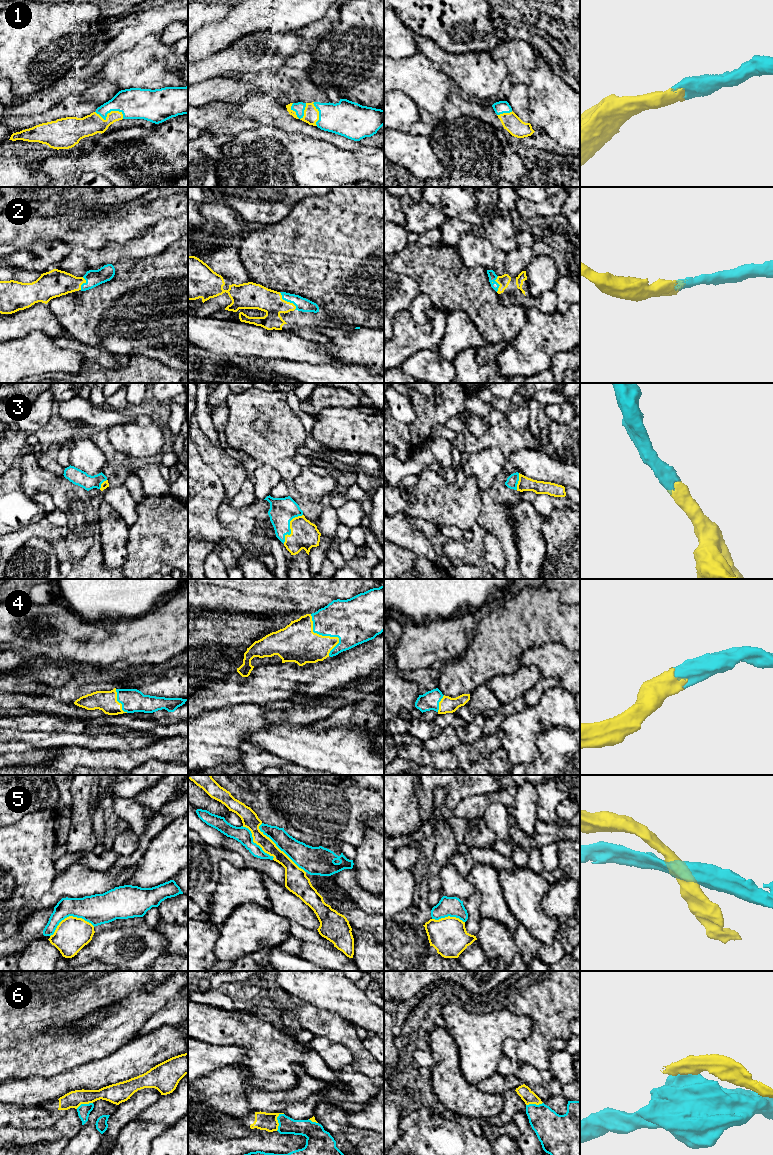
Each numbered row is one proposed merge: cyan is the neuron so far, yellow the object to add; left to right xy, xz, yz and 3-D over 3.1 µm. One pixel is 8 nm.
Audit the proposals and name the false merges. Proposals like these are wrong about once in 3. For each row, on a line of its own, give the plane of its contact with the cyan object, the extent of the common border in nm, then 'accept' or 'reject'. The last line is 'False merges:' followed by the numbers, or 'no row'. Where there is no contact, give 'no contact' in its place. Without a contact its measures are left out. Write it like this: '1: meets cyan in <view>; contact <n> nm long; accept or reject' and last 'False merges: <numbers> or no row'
1: meets cyan in xy; contact 240 nm long; accept
2: meets cyan in xz; contact 190 nm long; accept
3: meets cyan in xz; contact 280 nm long; accept
4: meets cyan in xz; contact 360 nm long; accept
5: meets cyan in xz; contact 550 nm long; reject
6: meets cyan in xz; contact 160 nm long; reject
False merges: 5, 6

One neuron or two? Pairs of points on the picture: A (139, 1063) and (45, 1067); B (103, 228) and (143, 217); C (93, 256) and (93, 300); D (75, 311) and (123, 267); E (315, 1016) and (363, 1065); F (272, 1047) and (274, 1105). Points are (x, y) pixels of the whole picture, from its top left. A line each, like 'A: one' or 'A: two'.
A: two
B: one
C: two
D: one
E: one
F: two

